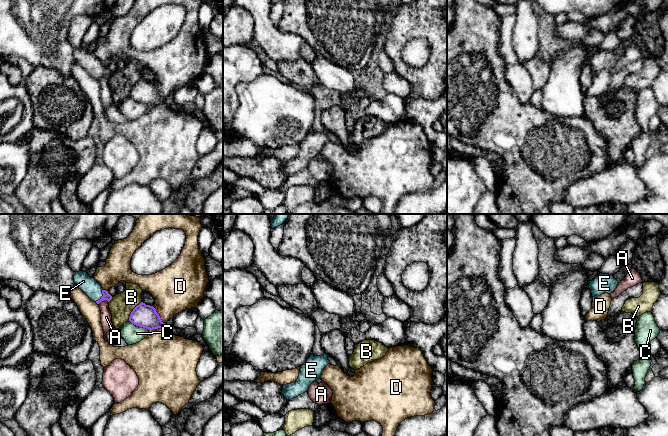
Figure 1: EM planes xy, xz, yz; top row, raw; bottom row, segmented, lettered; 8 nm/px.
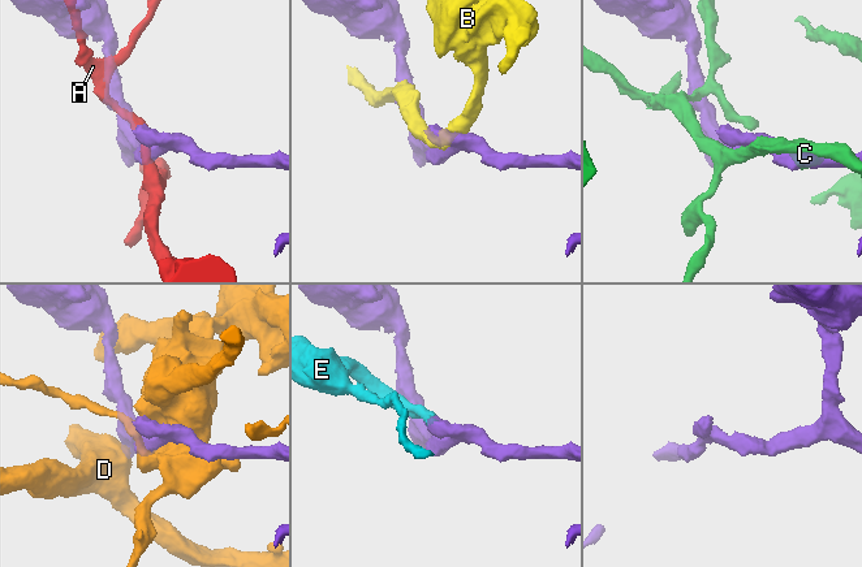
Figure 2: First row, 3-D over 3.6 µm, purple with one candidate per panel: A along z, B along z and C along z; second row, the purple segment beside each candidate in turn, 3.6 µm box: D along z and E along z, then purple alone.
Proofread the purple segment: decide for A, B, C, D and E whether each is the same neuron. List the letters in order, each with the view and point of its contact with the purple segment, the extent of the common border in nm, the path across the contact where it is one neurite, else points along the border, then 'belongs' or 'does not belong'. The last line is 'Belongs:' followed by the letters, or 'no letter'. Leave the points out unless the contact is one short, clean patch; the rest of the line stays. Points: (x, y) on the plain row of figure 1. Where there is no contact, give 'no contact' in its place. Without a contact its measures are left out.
A: contact xy (103, 76); length 90 nm; does not belong
B: contact xy (132, 87); length 190 nm; does not belong
C: contact xy (139, 102); length 180 nm; does not belong
D: contact xy (158, 91); length 170 nm; does not belong
E: contact xy (102, 72); length 120 nm; way xy (106, 72), (102, 72), (83, 57); belongs
Belongs: E

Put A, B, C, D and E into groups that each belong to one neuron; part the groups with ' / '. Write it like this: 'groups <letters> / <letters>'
groups A / B / C / D / E

